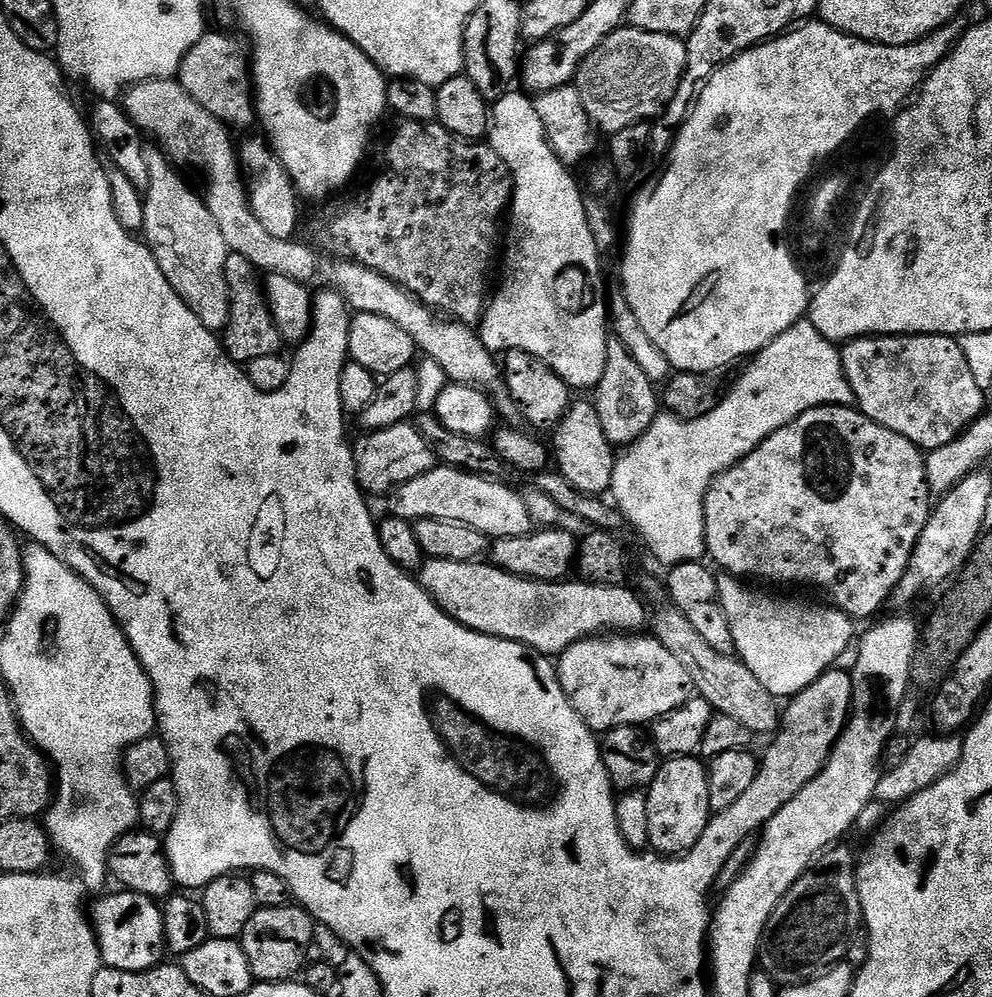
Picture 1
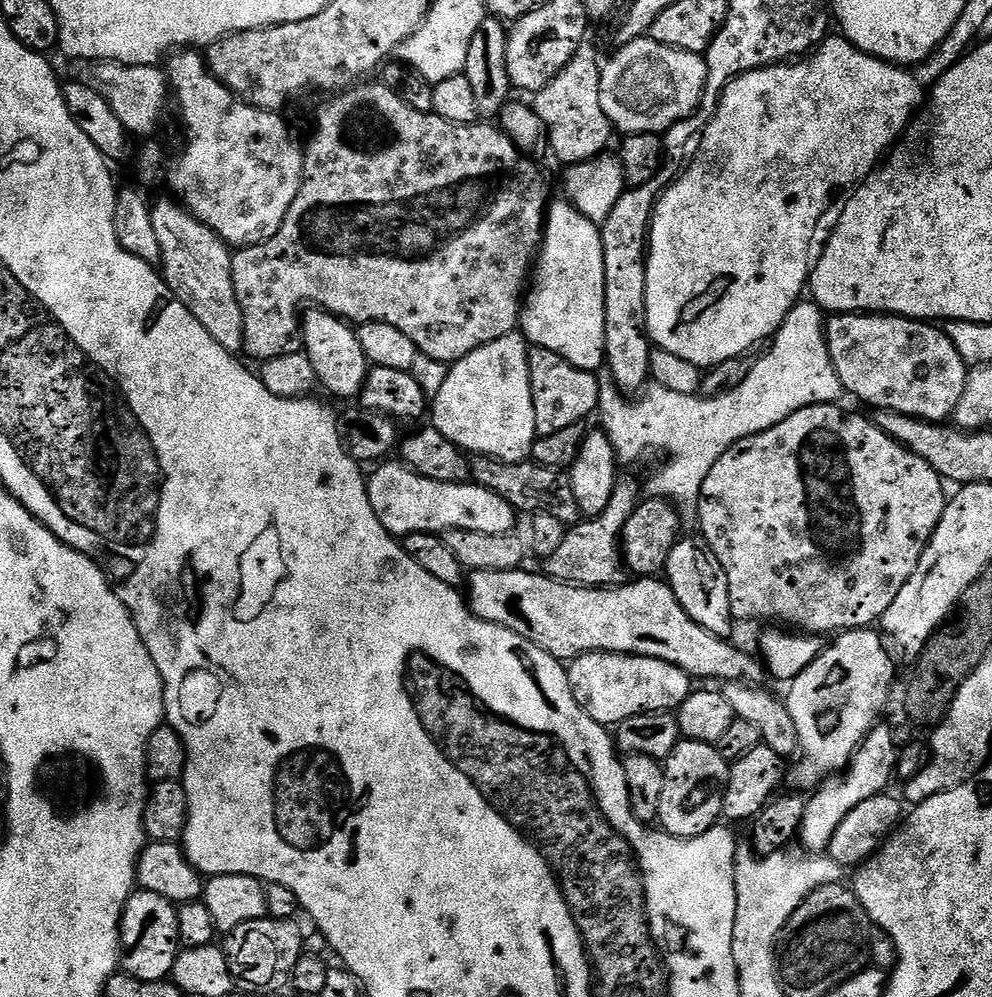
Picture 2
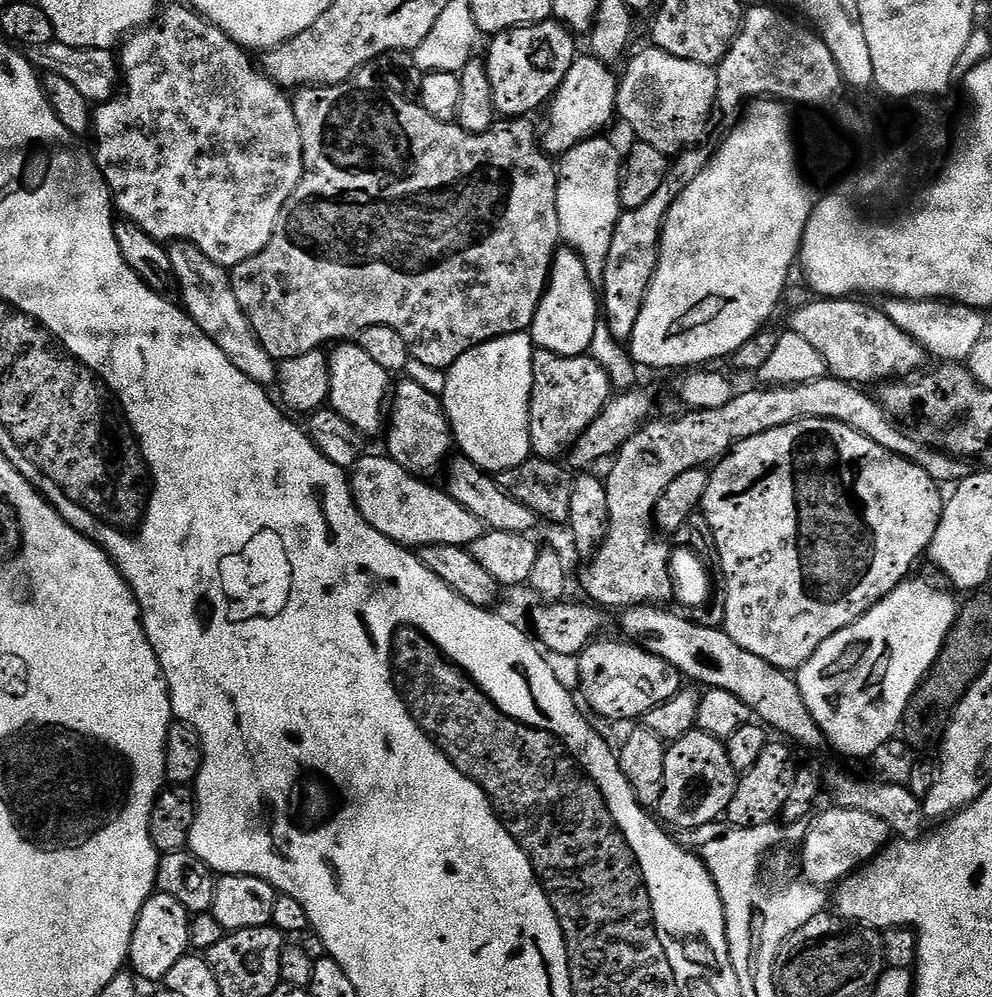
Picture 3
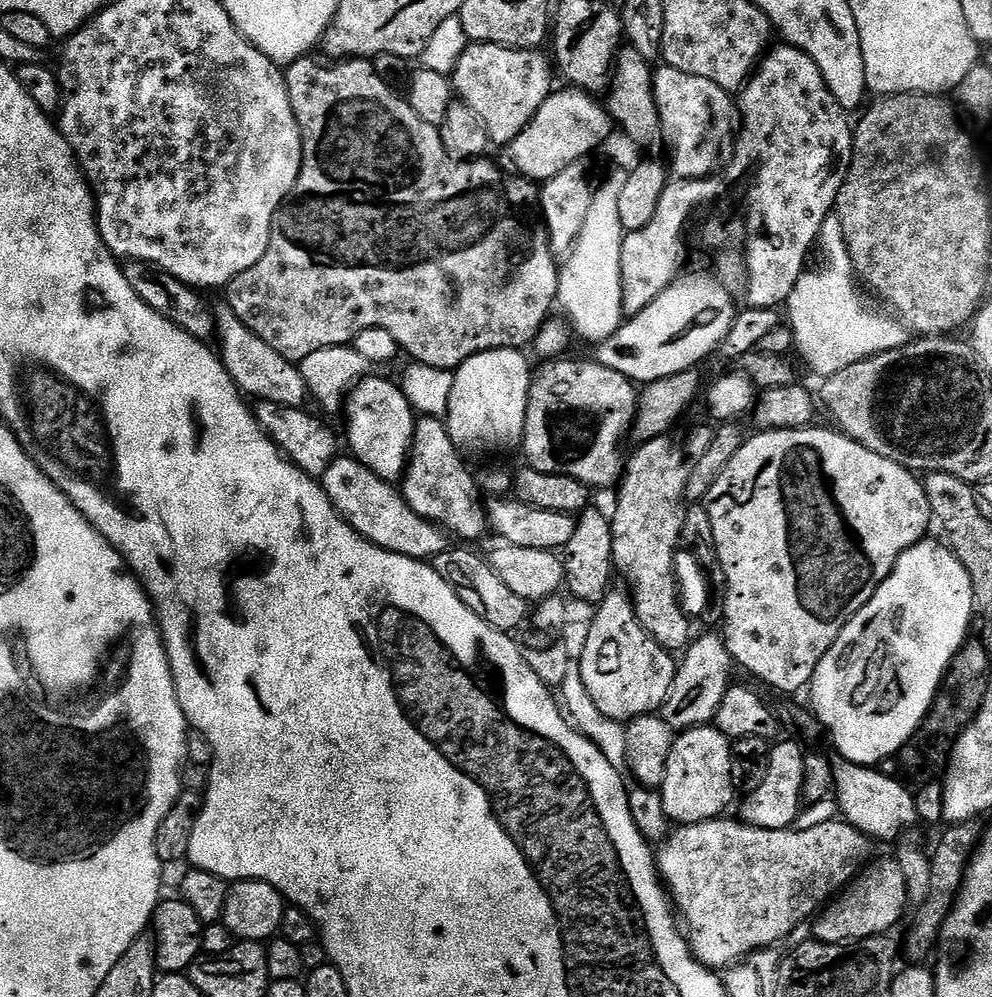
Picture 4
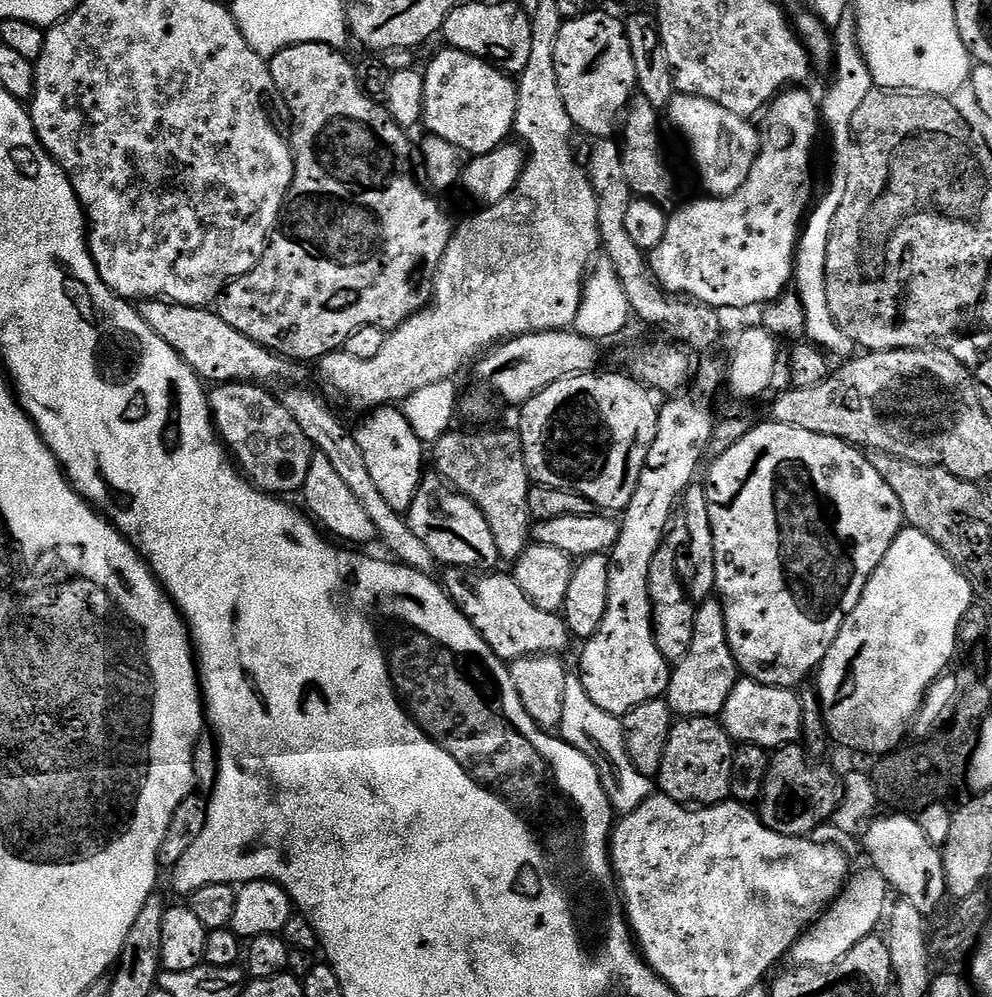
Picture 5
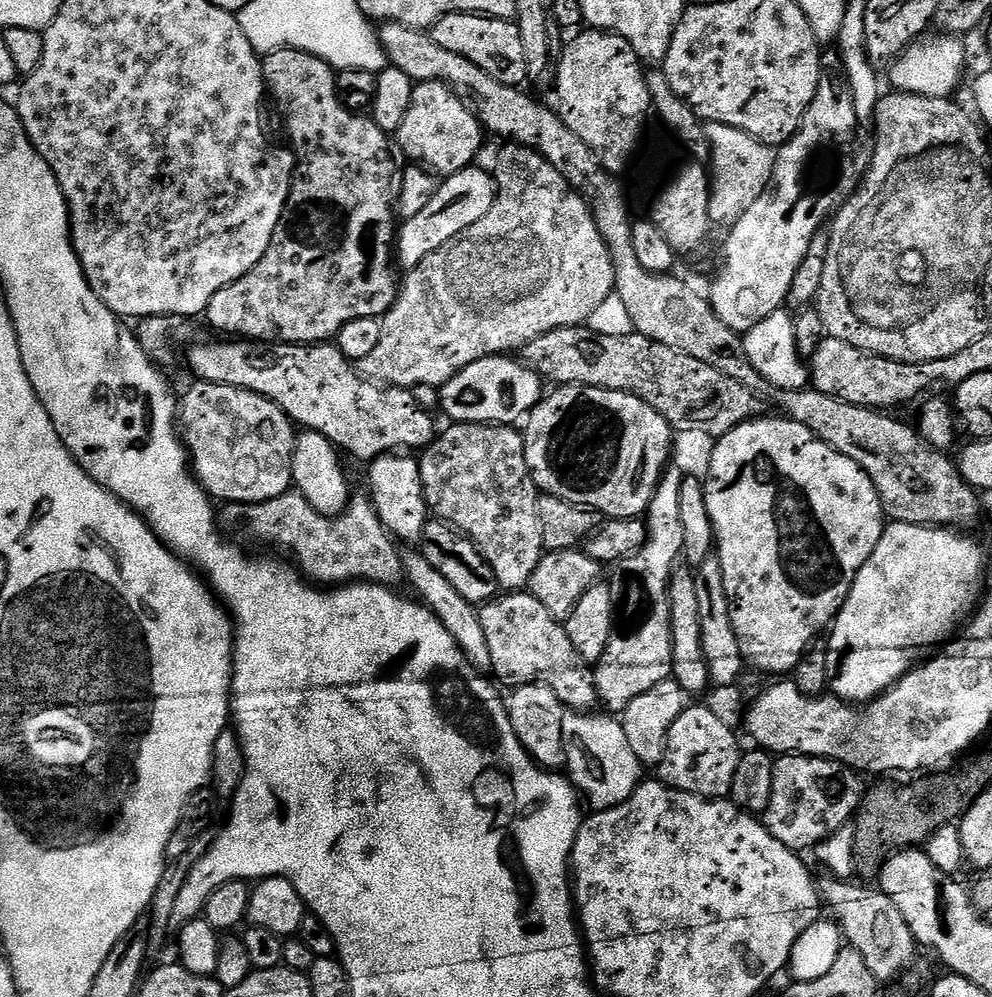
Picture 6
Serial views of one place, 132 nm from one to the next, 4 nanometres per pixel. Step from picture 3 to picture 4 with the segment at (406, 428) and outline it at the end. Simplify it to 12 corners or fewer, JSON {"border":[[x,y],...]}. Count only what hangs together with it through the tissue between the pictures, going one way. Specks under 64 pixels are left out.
{"border":[[443,419],[416,421],[404,500],[457,541],[489,535]]}

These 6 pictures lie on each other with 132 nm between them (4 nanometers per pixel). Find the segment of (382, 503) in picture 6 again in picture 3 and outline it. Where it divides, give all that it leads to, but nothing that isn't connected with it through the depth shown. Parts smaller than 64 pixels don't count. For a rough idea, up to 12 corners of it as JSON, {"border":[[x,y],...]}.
{"border":[[359,342],[328,358],[328,404],[364,437],[385,431],[390,373]]}

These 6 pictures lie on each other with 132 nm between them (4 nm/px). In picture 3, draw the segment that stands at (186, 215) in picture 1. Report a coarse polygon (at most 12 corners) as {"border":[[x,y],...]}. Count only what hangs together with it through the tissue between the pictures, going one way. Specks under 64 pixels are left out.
{"border":[[168,248],[189,318],[246,378],[275,385],[229,269]]}

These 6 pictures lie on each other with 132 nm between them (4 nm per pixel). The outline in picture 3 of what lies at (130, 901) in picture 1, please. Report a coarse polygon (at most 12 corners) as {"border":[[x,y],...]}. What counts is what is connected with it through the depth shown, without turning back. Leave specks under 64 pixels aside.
{"border":[[153,892],[130,938],[141,981],[164,981],[189,955],[190,913]]}

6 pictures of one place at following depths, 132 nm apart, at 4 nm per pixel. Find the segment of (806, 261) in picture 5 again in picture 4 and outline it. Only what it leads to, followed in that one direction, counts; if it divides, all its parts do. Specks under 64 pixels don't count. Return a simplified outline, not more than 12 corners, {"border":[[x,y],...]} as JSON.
{"border":[[842,222],[786,310],[795,351],[825,380],[901,348],[897,317],[862,300]]}

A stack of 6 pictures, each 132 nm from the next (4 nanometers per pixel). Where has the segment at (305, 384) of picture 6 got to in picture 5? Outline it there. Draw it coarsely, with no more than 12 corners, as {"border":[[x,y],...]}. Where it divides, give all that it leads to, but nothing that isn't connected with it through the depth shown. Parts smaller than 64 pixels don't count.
{"border":[[139,301],[140,317],[215,386],[299,381],[301,365],[211,307]]}

